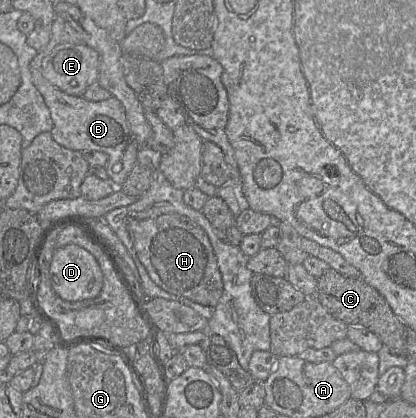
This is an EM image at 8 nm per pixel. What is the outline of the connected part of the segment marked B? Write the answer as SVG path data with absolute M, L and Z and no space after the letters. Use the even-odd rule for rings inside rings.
M55 16L50 27L48 44L37 51L29 65L32 82L42 95L50 112L53 124L50 134L55 142L67 149L81 153L100 151L107 154L106 173L118 187L121 187L137 163L137 152L140 147L129 128L121 102L114 96L95 102L88 101L83 96L68 95L54 87L42 75L41 68L44 58L51 53L56 45L61 43L64 23L65 20L62 16Z

